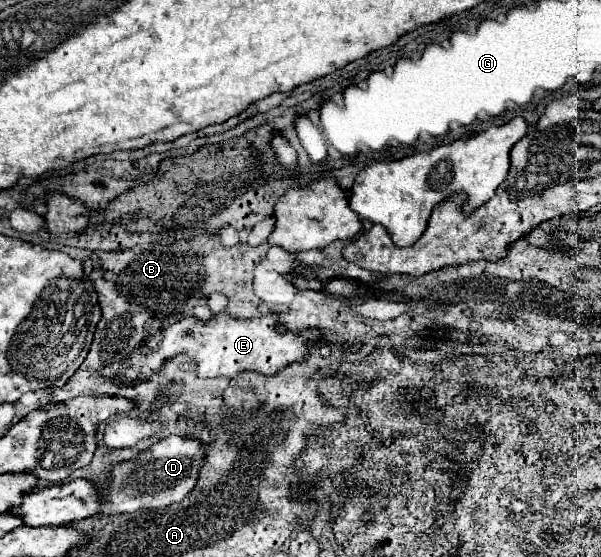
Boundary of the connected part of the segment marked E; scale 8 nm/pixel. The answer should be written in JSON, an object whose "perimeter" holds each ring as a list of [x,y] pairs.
{"perimeter":[[[214,314],[212,320],[198,318],[182,318],[180,322],[166,326],[160,334],[146,340],[144,348],[134,350],[124,364],[112,364],[102,368],[102,376],[120,380],[130,384],[134,380],[144,380],[152,372],[156,372],[164,360],[174,358],[176,354],[186,354],[188,358],[198,360],[198,376],[214,378],[214,376],[238,376],[242,370],[256,370],[262,374],[274,374],[290,362],[302,362],[308,356],[308,344],[318,340],[316,330],[308,330],[304,334],[278,334],[276,332],[276,316],[262,316],[250,320],[236,320],[226,314]]]}

